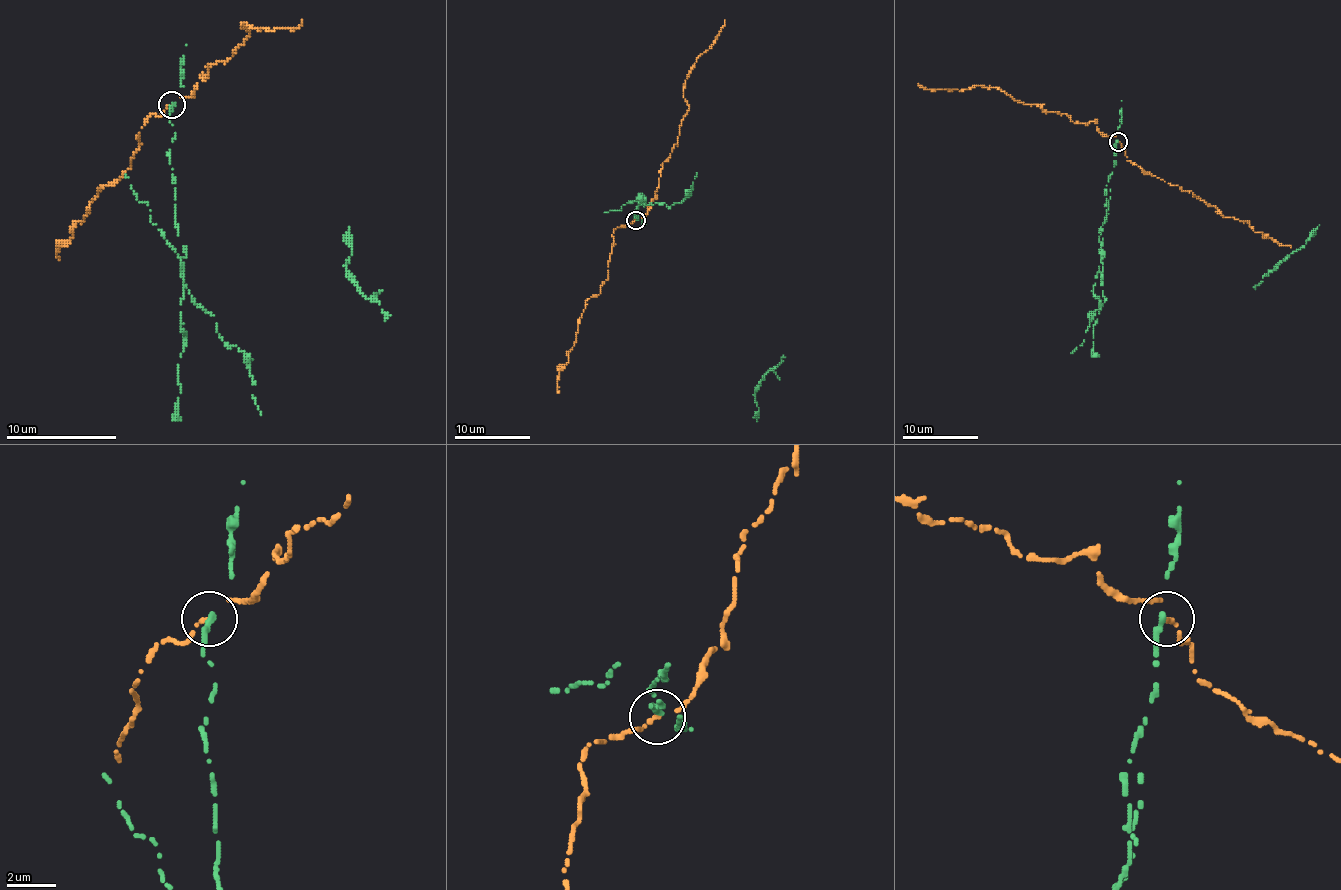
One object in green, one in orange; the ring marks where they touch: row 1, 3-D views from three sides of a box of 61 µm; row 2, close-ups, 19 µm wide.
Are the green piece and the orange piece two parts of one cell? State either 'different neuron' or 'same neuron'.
different neuron

